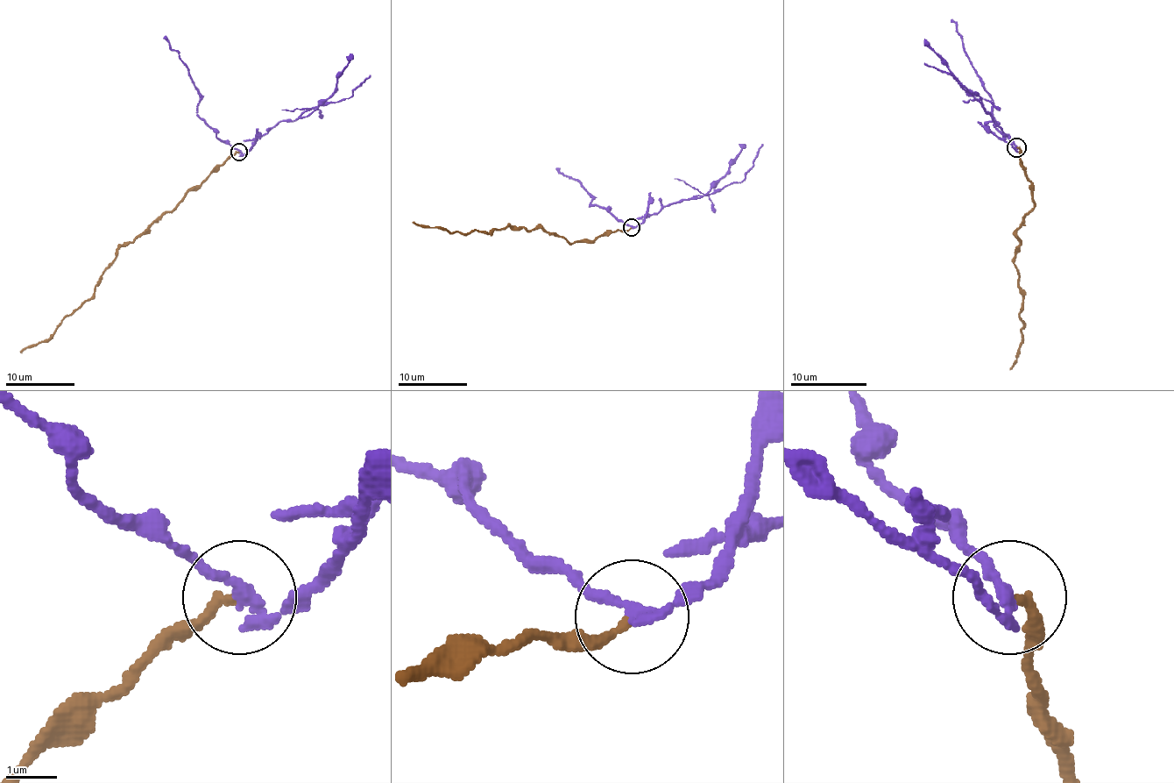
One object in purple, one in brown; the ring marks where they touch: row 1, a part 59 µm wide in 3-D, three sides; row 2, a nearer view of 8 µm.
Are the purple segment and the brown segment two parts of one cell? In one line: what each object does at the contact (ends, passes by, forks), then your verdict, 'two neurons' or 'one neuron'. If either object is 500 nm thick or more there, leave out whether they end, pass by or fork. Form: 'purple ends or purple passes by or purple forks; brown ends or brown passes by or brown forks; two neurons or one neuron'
purple passes by; brown ends; two neurons

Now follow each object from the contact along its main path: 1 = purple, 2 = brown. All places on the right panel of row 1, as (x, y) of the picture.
1: (1016, 147), (1005, 140), (1003, 131), (978, 96), (950, 74), (940, 72), (925, 62)
2: (1016, 147), (1031, 184), (1033, 207), (1016, 231), (1020, 245), (1014, 267), (1023, 326), (1021, 345), (1010, 368)

